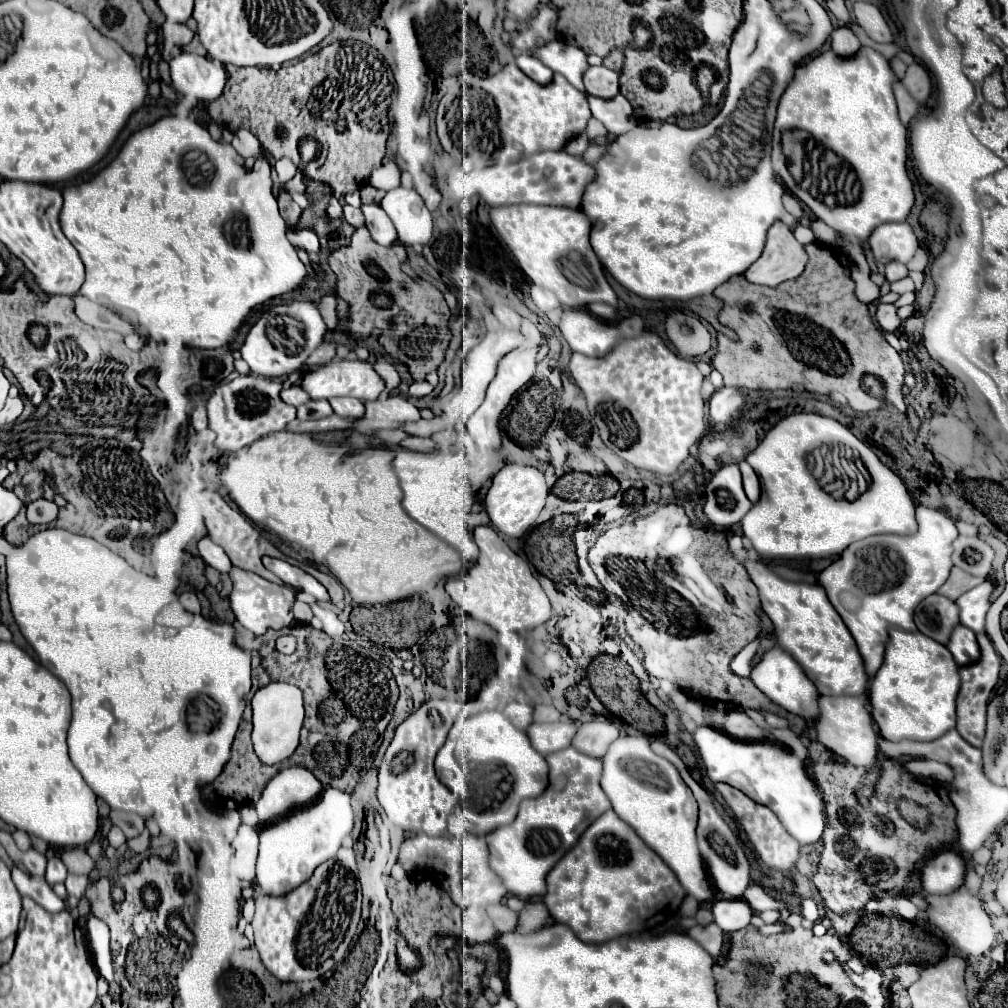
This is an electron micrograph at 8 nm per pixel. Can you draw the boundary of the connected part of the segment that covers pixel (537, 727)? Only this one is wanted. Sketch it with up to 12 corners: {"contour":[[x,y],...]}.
{"contour":[[534,722],[530,742],[546,756],[572,744],[574,722]]}

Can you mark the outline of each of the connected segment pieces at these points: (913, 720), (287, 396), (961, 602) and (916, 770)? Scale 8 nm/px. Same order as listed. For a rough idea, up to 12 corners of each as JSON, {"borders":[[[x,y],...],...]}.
{"borders":[[[890,630],[870,684],[890,742],[956,726],[958,664],[920,632]],[[300,386],[284,388],[280,398],[290,406],[300,406],[310,396]],[[990,580],[956,600],[960,624],[976,634],[986,632],[992,594]],[[908,760],[904,768],[920,778],[954,780],[952,768],[936,760]]]}

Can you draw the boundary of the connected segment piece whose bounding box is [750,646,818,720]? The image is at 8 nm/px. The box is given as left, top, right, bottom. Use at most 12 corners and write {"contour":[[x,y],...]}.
{"contour":[[780,646],[750,680],[780,708],[814,720],[818,690]]}

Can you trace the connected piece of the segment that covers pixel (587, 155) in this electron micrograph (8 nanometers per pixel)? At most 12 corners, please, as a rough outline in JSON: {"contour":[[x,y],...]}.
{"contour":[[591,144],[583,154],[589,164],[605,153],[606,147]]}

